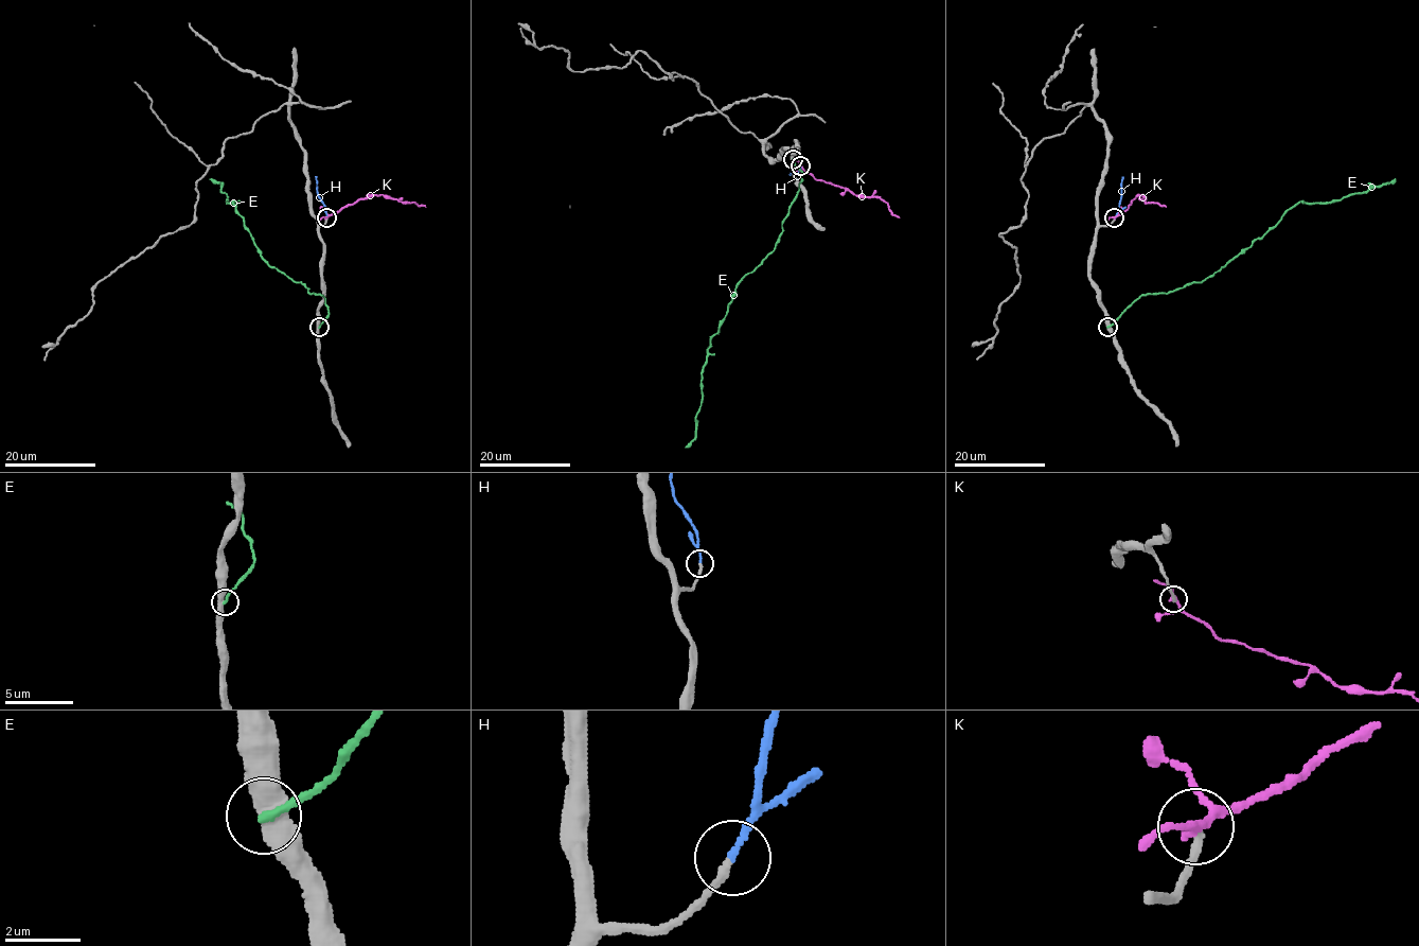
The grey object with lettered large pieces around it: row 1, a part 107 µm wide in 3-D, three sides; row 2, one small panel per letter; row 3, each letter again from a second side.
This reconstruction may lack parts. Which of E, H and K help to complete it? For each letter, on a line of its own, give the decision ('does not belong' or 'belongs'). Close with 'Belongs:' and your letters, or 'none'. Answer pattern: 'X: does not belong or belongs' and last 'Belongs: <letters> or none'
E: does not belong
H: belongs
K: does not belong
Belongs: H

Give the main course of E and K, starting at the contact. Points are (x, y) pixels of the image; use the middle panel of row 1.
E: (793, 159), (803, 174), (797, 195), (775, 249), (734, 288), (719, 331), (710, 339), (695, 437), (685, 448)
K: (800, 167), (817, 179), (846, 188), (855, 194), (879, 196), (899, 217)

